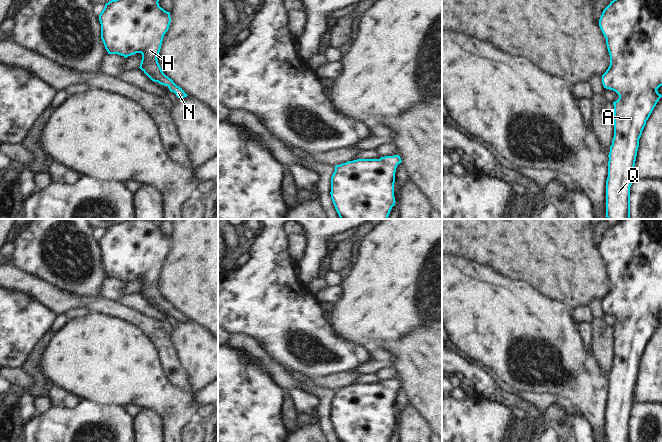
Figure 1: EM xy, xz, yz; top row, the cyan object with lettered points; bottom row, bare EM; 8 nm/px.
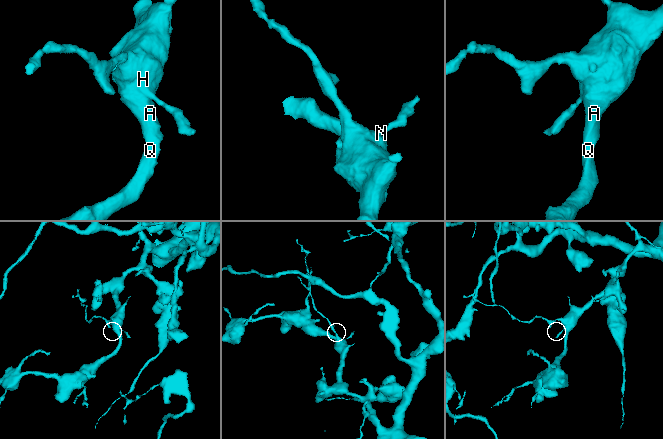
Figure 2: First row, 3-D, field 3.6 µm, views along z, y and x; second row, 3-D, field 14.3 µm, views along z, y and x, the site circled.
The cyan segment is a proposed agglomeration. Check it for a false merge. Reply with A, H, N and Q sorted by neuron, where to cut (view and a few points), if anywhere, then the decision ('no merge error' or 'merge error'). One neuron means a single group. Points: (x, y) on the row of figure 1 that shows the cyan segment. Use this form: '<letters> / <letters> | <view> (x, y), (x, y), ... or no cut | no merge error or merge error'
A H N Q | no cut | no merge error

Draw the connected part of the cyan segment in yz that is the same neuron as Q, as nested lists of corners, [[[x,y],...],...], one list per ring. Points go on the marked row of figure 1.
[[[613,0],[603,10],[600,29],[606,38],[610,65],[602,75],[604,88],[615,91],[619,98],[614,105],[614,137],[610,146],[608,177],[606,180],[607,219],[630,219],[630,187],[634,180],[634,166],[639,139],[654,107],[662,97],[657,89],[662,86],[662,0]]]

